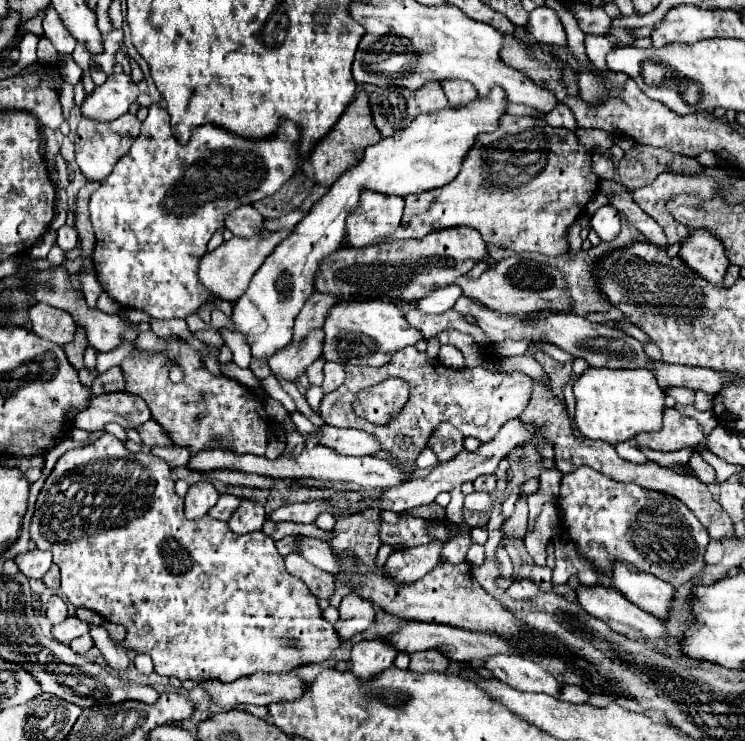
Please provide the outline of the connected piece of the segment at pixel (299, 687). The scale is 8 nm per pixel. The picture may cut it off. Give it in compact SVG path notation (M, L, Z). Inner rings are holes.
M258 672L254 676L246 676L230 684L220 680L208 680L202 682L202 686L210 692L214 702L224 708L234 708L238 704L268 706L274 702L296 700L306 692L306 684L302 678L298 678L296 672L288 674Z

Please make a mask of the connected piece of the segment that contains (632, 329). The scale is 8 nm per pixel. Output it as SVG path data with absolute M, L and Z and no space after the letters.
M620 320L620 322L616 322L616 324L620 324L620 326L624 326L626 328L626 332L628 334L632 334L636 340L640 340L642 344L648 344L650 342L650 338L648 338L648 334L646 332L642 332L638 326L634 326L634 324L630 324L630 322L626 322L626 320Z

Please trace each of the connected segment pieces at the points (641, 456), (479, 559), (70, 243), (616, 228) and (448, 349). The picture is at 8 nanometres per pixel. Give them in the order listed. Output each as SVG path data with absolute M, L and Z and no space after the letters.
M620 442L620 444L616 444L616 452L618 452L624 460L630 460L630 462L636 462L636 464L648 462L646 454L644 454L642 450L638 450L636 446L632 446L630 442Z
M472 544L470 550L468 550L468 556L466 556L466 562L468 564L484 564L486 556L484 556L484 546L480 544Z
M62 226L62 228L58 230L56 244L58 244L64 252L76 248L76 246L78 246L78 232L76 232L76 228L72 228L72 226Z
M602 206L600 210L596 210L594 216L590 218L590 224L592 230L604 242L612 242L620 234L620 214L614 206Z
M442 346L440 348L440 354L438 354L438 360L450 368L462 368L464 366L464 358L462 358L462 352L454 346Z

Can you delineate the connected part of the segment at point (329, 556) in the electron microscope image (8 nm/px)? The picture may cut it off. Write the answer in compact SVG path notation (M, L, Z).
M302 538L300 542L300 554L312 562L314 566L334 574L334 572L340 572L340 564L338 564L338 558L336 554L332 552L330 544L324 542L324 540L316 540L316 538Z

